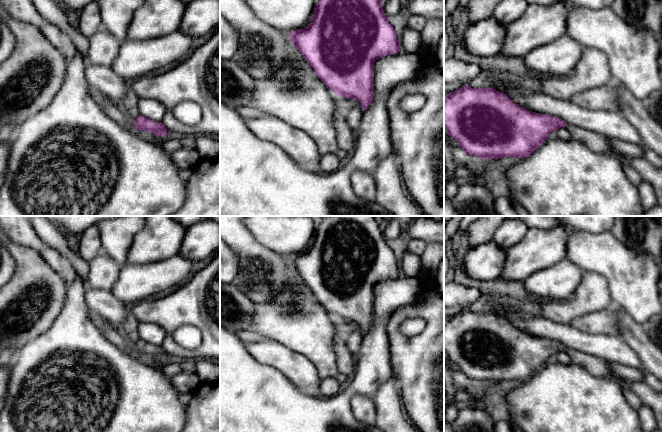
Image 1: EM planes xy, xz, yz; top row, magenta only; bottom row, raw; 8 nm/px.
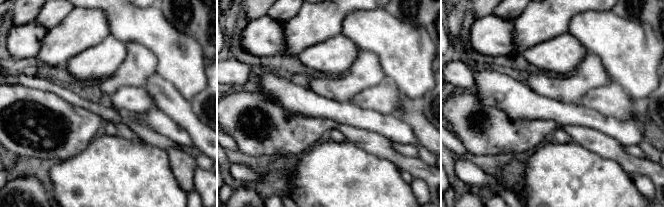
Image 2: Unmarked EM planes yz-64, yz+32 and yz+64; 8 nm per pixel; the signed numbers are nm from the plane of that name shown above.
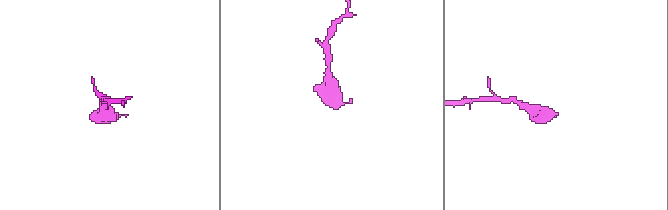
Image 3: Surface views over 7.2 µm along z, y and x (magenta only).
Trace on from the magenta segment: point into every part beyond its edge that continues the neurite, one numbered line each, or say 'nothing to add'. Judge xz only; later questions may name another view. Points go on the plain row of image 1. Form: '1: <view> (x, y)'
nothing to add

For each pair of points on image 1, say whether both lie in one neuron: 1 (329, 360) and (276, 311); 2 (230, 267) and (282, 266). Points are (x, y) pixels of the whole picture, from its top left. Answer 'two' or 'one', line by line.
1: one
2: two

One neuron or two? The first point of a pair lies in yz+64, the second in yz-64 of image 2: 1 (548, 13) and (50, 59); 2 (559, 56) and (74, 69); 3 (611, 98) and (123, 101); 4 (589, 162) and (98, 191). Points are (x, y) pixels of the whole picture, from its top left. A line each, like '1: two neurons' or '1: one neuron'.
1: one neuron
2: one neuron
3: one neuron
4: one neuron

